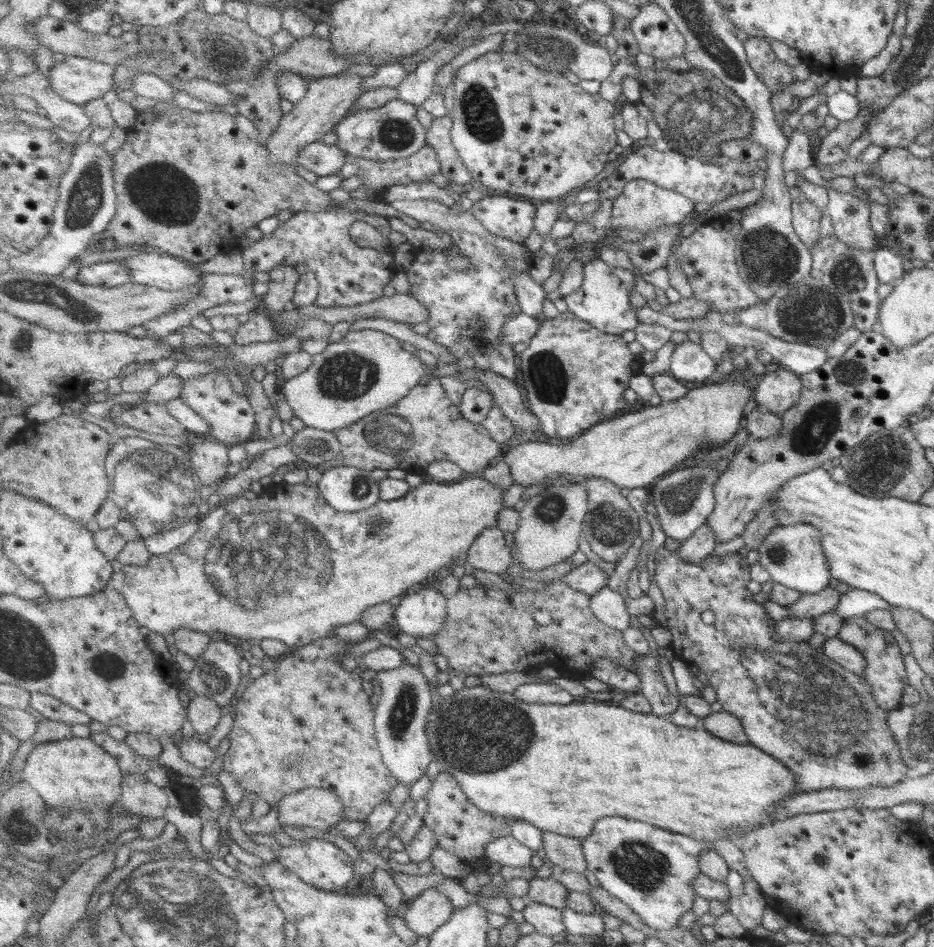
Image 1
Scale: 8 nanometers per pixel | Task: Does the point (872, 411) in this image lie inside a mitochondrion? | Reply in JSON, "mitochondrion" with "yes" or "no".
{"mitochondrion":"no"}

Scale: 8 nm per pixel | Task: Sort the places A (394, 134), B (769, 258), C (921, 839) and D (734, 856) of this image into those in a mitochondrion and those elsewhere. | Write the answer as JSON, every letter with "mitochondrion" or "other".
{"A":"mitochondrion","B":"mitochondrion","C":"other","D":"other"}

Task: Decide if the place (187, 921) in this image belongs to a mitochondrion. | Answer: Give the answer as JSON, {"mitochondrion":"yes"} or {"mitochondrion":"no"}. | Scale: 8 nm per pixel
{"mitochondrion":"yes"}

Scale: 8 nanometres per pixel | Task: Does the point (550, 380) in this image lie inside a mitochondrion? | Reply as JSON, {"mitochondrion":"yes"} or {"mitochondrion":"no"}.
{"mitochondrion":"yes"}

